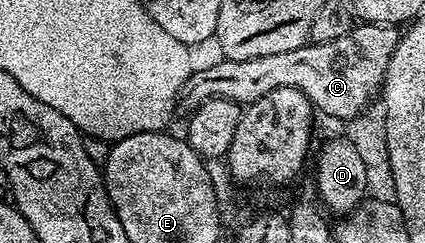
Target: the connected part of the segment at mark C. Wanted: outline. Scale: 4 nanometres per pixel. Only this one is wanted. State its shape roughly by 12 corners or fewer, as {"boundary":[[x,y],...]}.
{"boundary":[[359,24],[336,42],[196,69],[182,109],[305,92],[331,118],[380,97],[401,34]]}

